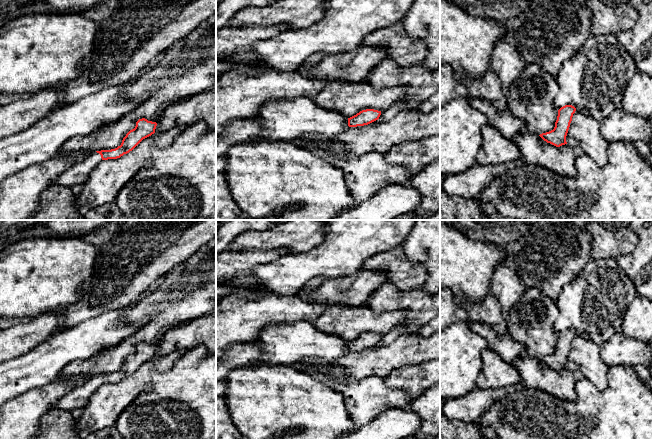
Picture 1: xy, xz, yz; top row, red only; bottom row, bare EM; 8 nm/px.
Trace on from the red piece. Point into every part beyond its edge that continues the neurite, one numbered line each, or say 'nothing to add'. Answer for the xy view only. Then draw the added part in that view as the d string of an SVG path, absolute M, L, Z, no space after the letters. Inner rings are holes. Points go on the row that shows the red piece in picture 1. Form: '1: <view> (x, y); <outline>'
1: xy (75, 176); M97 152L87 155L83 160L77 162L68 170L61 173L53 184L66 188L78 189L89 177L90 173L102 161L101 155Z

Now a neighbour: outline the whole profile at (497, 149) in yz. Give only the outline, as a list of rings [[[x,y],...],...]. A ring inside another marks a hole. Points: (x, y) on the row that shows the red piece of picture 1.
[[[487,124],[482,128],[483,147],[477,155],[477,163],[482,166],[497,166],[510,163],[522,157],[514,140],[503,136],[493,126]]]

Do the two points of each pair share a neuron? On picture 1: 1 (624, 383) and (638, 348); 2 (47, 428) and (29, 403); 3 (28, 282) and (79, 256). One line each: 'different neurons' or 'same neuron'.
1: different neurons
2: different neurons
3: same neuron

